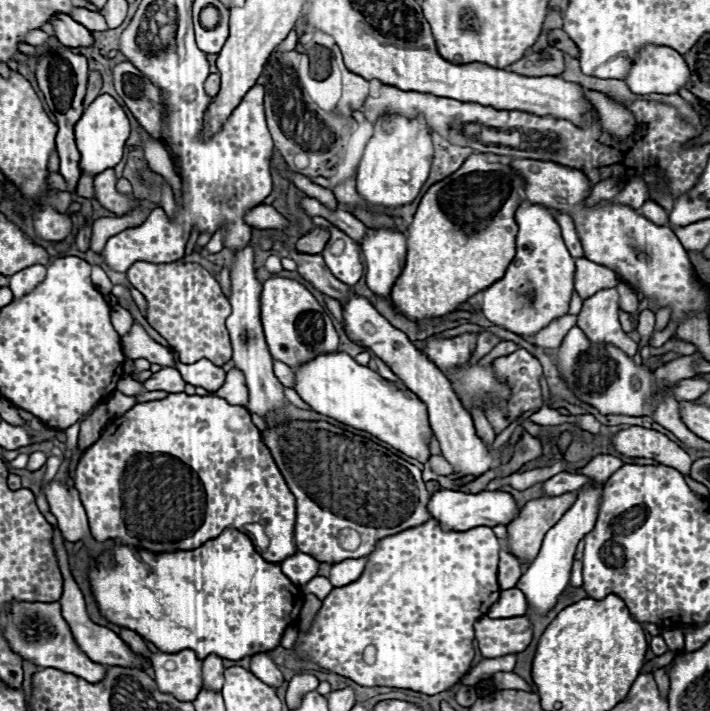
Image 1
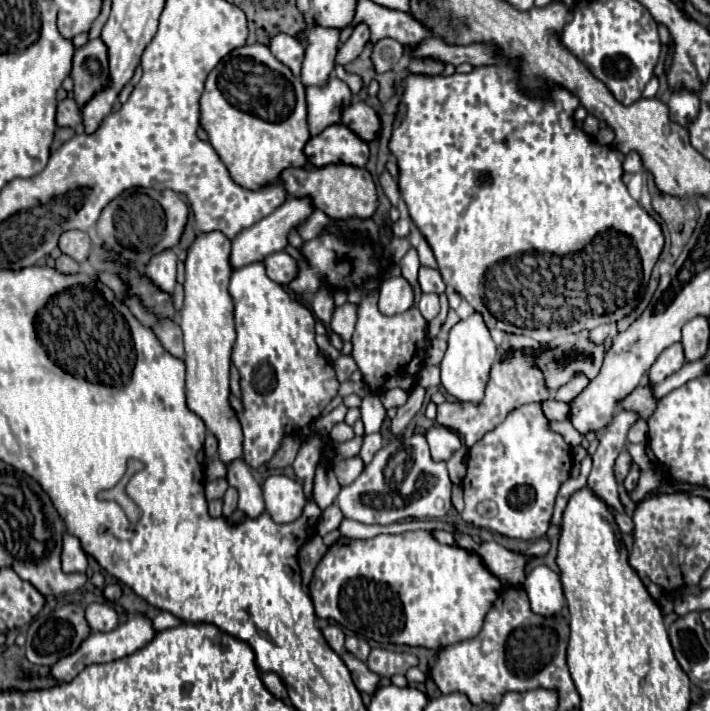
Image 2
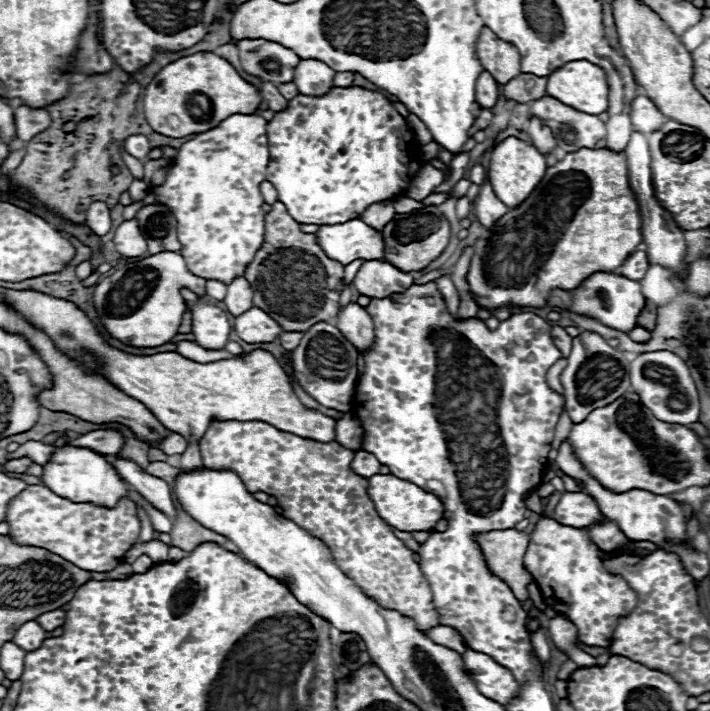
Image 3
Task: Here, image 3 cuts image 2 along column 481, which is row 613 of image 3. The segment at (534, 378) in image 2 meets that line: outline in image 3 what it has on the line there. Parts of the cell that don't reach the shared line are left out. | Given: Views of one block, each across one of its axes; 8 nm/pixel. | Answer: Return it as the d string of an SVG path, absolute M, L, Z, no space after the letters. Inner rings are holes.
M258 420L212 422L200 440L200 454L204 466L212 466L212 470L236 470L248 492L266 492L270 496L276 496L284 518L290 518L292 522L320 538L332 550L332 556L342 568L342 572L348 574L370 598L380 602L380 606L384 608L398 610L400 614L412 618L420 630L434 628L440 624L440 614L432 602L432 590L428 586L428 580L422 574L420 564L414 560L414 552L400 538L396 538L390 526L384 524L382 518L376 514L372 500L366 492L368 480L354 474L348 464L350 452L354 450L348 450L338 442L324 444L310 438L300 438Z

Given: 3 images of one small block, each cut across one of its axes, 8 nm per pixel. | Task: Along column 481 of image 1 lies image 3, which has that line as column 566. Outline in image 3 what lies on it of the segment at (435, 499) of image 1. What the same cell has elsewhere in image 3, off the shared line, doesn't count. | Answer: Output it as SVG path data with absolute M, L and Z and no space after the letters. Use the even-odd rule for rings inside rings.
M564 492L554 508L552 518L562 526L572 528L584 528L602 522L602 514L596 502L586 492Z

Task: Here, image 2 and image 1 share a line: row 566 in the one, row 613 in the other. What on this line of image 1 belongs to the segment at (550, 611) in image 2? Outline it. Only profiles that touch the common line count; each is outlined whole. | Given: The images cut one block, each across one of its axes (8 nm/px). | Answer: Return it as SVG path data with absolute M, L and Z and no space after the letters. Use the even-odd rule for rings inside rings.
M584 486L580 490L578 500L574 502L574 506L562 516L562 520L554 528L548 530L548 534L542 542L540 554L534 558L534 562L528 566L528 570L518 580L516 588L520 588L526 594L526 600L530 604L530 608L534 610L534 614L546 616L556 606L562 592L566 590L568 580L570 580L570 568L572 568L572 562L574 562L576 546L596 524L600 492L602 492L602 488L594 488L594 486Z

